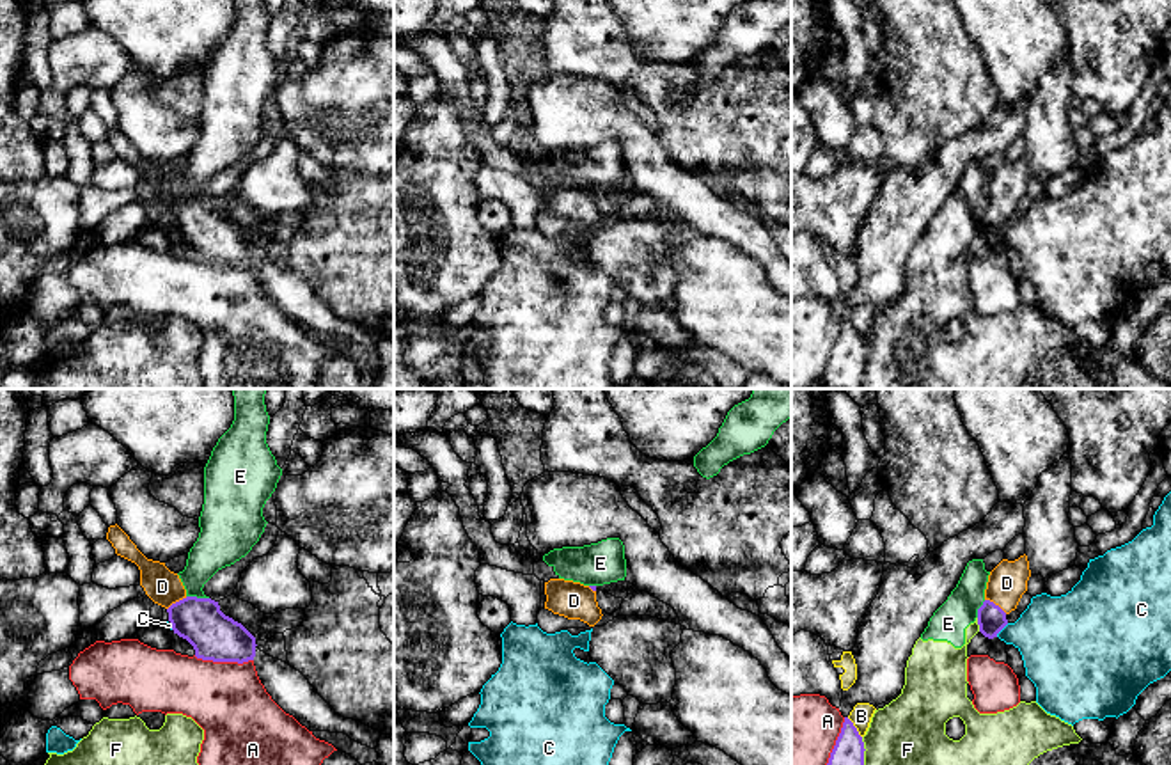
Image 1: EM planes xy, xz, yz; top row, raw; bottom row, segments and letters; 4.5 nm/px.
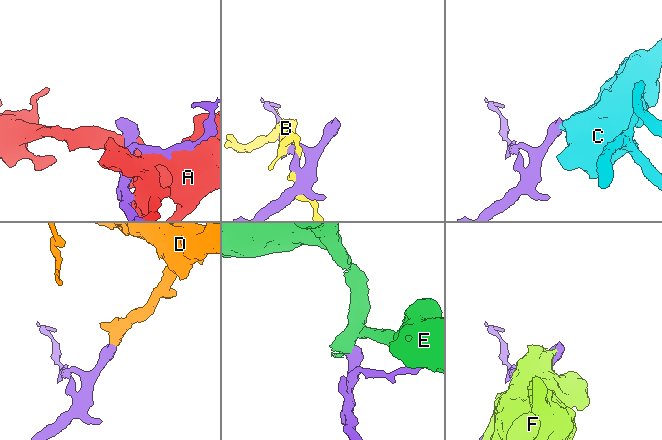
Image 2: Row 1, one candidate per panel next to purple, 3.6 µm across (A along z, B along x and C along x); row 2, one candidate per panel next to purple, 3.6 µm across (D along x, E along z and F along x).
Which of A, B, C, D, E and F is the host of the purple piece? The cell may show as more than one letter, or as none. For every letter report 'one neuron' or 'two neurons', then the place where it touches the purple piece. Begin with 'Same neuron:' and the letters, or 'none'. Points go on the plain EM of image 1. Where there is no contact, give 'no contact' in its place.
Same neuron: D
A: two neurons | xy (224, 263)
B: two neurons | yz (856, 331)
C: two neurons | yz (1001, 231)
D: one neuron | yz (994, 206)
E: two neurons | xy (196, 199)
F: two neurons | yz (978, 226)

